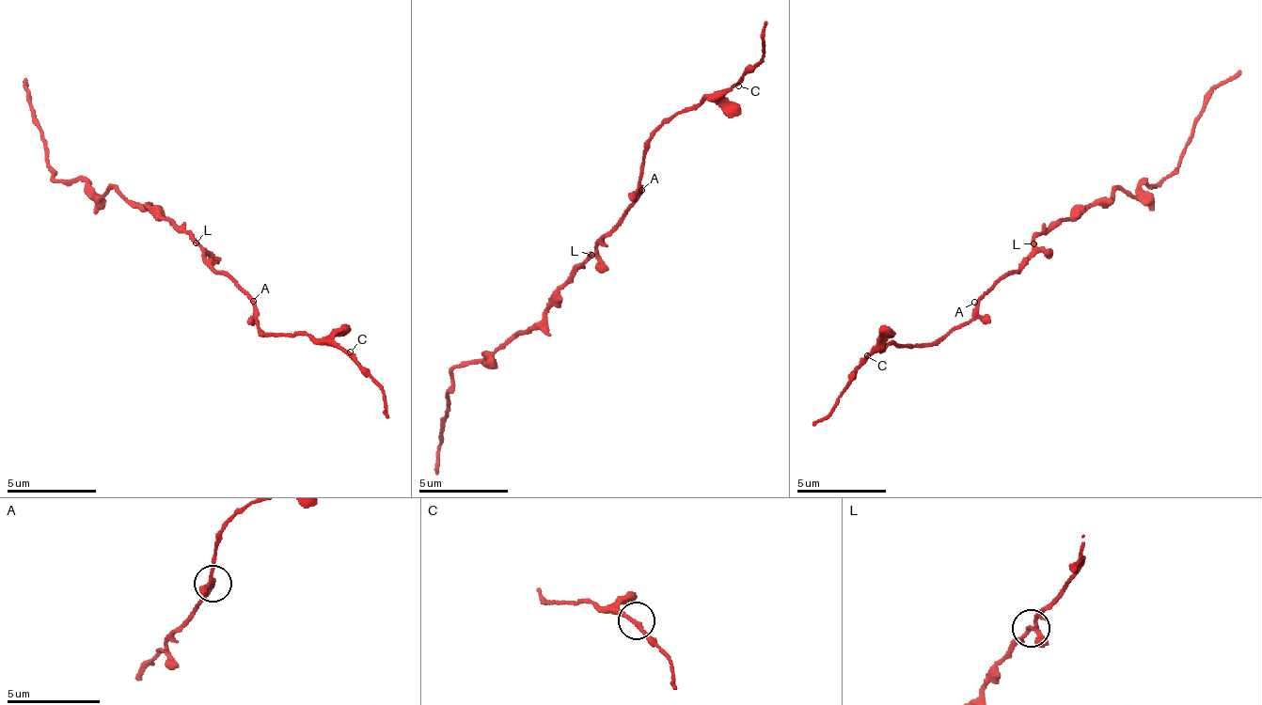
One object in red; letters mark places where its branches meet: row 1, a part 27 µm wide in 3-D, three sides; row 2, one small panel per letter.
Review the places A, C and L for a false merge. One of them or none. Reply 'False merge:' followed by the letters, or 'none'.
False merge: none

